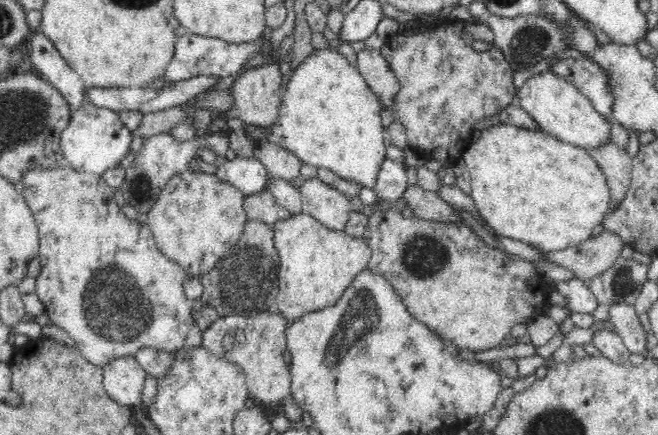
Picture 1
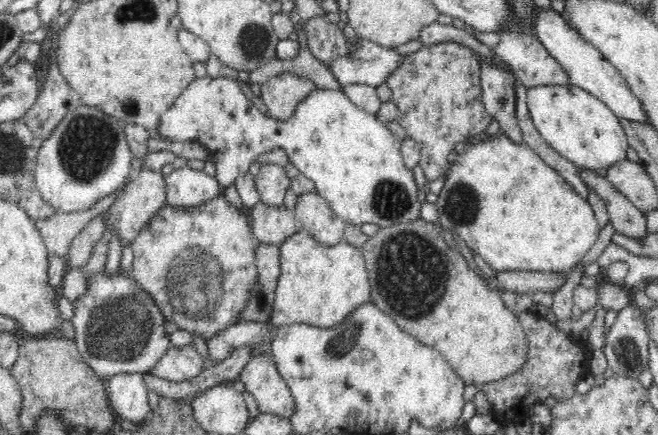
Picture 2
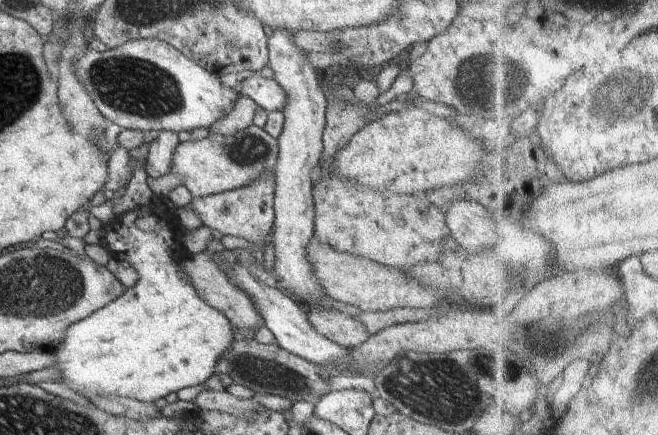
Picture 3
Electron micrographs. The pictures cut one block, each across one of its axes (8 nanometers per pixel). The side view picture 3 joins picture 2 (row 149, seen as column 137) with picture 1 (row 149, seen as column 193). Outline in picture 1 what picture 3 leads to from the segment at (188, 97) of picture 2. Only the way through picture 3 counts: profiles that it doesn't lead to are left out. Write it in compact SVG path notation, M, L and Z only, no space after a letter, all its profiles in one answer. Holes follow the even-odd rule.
M330 48L310 55L292 72L276 122L266 129L246 125L246 133L254 142L268 140L293 152L303 164L330 169L343 180L372 188L386 158L379 98L341 53Z

